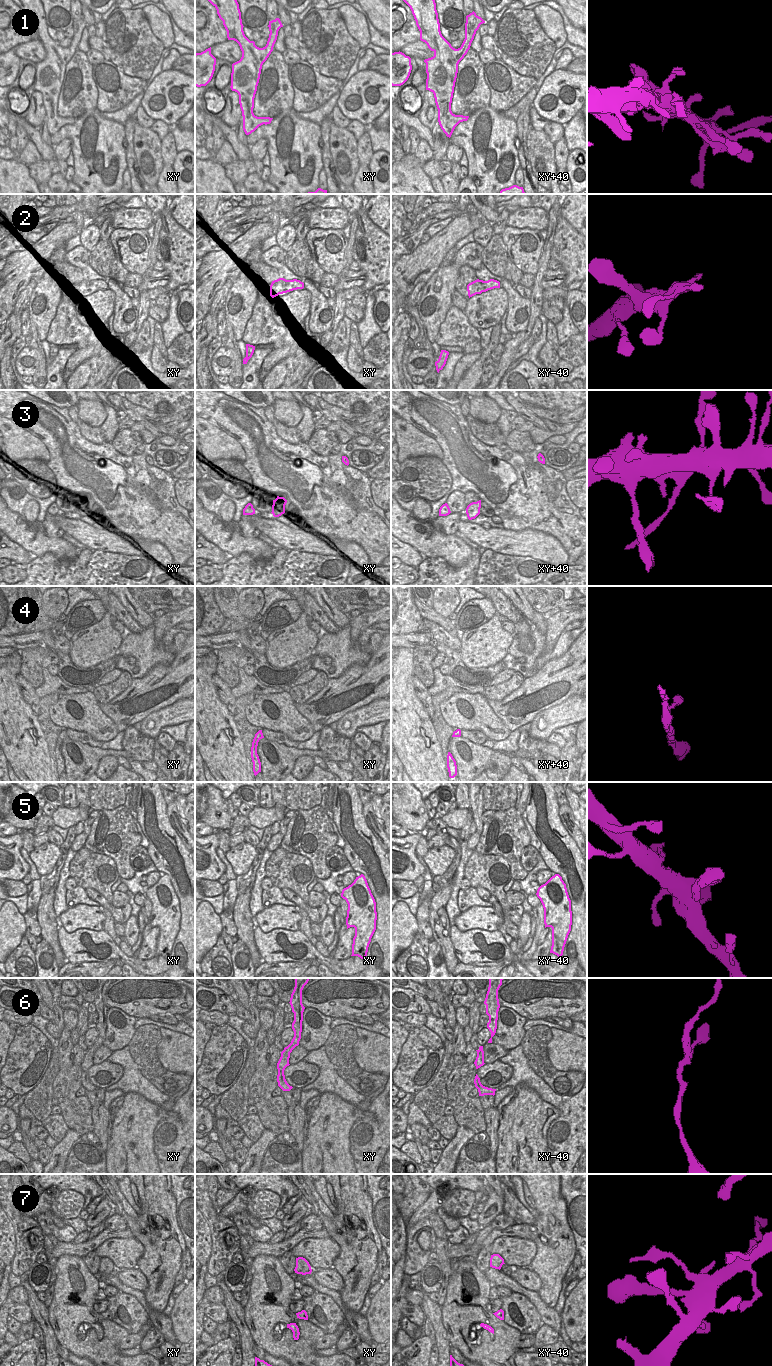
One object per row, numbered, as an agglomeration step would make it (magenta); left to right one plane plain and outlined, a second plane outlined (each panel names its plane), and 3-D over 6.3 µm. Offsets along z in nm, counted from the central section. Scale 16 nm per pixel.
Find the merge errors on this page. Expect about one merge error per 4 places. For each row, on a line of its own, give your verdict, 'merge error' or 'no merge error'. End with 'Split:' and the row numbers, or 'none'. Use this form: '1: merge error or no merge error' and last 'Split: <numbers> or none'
1: no merge error
2: no merge error
3: merge error
4: no merge error
5: no merge error
6: no merge error
7: no merge error
Split: 3

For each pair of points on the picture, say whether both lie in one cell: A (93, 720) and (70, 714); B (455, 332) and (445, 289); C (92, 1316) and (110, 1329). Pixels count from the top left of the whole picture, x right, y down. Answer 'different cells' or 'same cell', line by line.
A: same cell
B: different cells
C: same cell

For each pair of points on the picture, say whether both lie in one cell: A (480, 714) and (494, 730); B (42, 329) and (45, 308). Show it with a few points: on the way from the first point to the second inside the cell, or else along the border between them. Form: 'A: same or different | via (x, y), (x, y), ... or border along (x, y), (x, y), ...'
A: same | via (483, 718), (491, 726)
B: same | via (42, 324), (42, 313)

